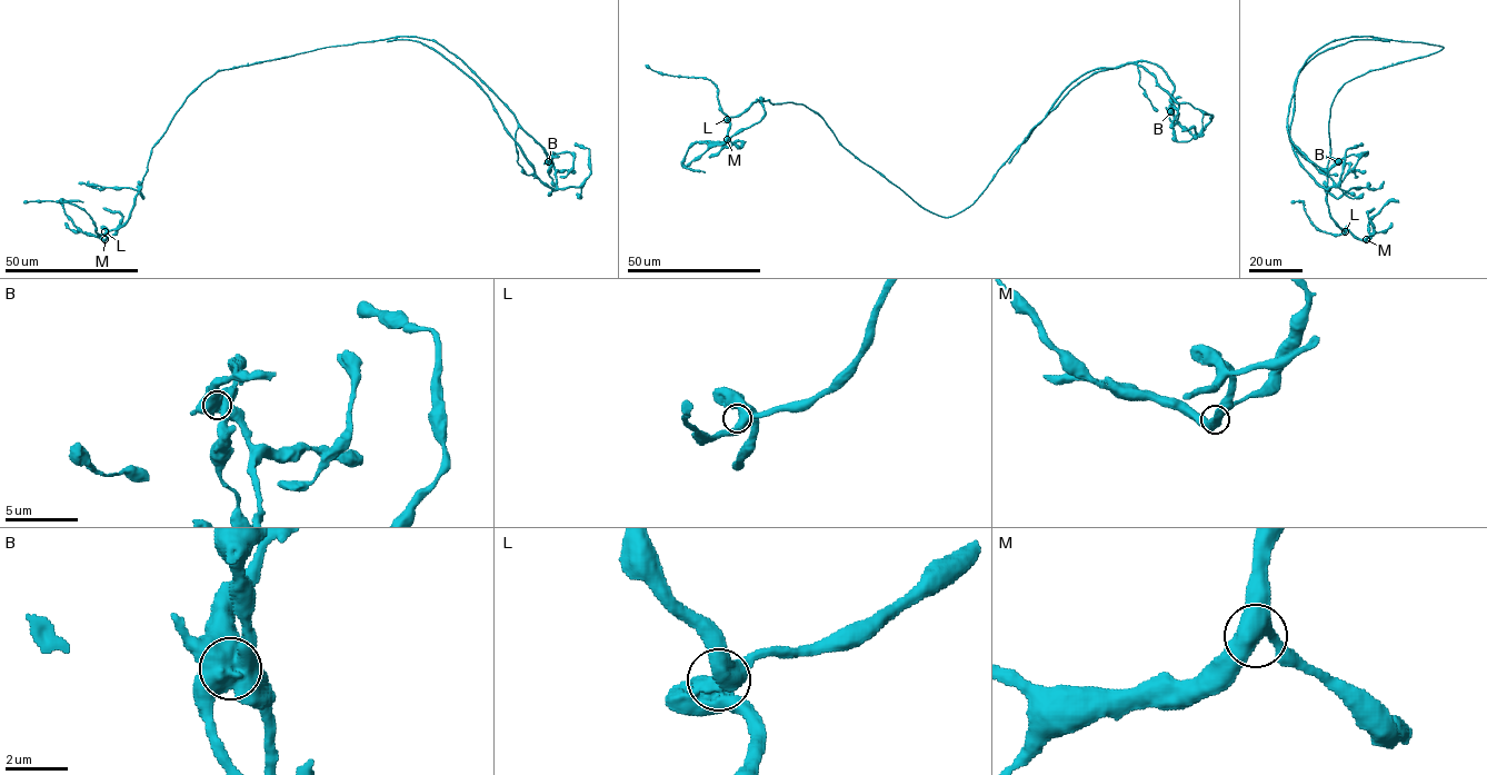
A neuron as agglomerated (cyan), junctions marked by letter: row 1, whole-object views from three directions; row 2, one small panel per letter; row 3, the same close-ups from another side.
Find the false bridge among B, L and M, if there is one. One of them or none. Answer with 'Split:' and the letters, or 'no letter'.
Split: B

